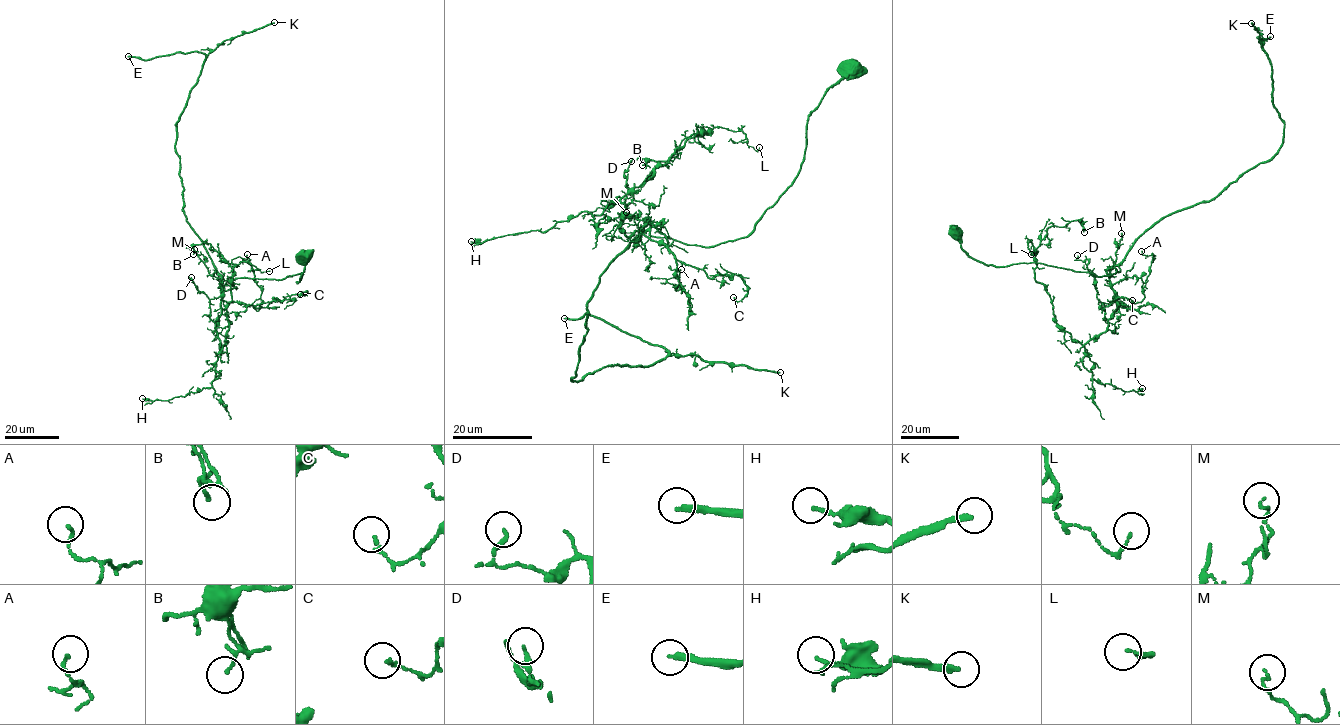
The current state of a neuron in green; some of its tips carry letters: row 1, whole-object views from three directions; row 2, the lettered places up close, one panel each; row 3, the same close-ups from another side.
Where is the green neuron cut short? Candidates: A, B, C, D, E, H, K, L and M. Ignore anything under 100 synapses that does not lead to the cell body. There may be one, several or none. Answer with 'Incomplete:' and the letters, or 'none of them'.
Incomplete: E, K

